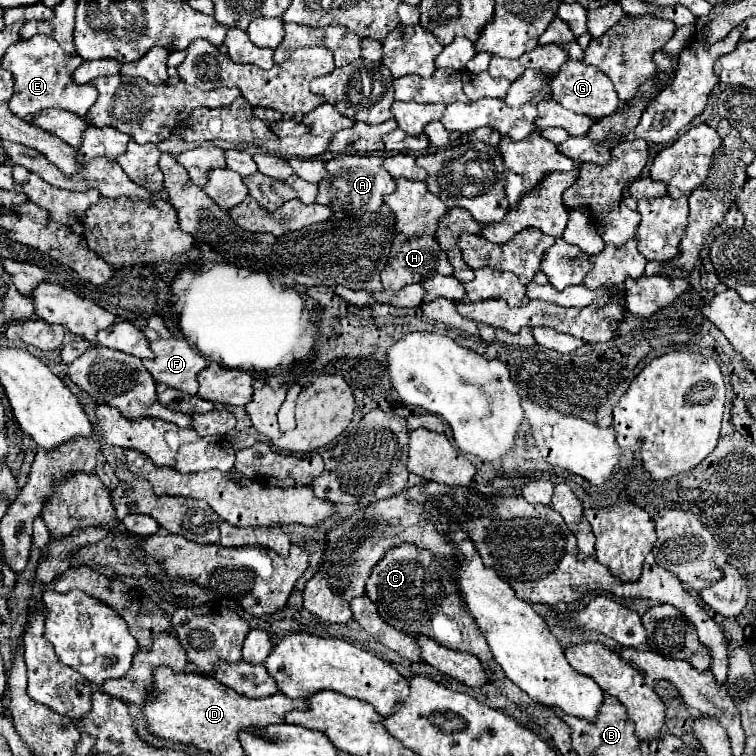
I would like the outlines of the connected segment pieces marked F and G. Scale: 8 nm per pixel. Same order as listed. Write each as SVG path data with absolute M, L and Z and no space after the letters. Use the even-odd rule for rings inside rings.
M159 338L151 342L151 350L155 354L153 360L143 360L143 366L149 370L149 374L155 378L157 384L165 384L169 388L181 390L185 394L197 394L197 374L205 370L207 360L189 346L185 338Z
M567 60L565 68L551 80L553 88L553 100L557 100L563 108L573 110L577 114L593 116L595 120L601 120L603 116L613 114L619 108L619 98L613 88L613 82L595 66L587 66L581 60Z

